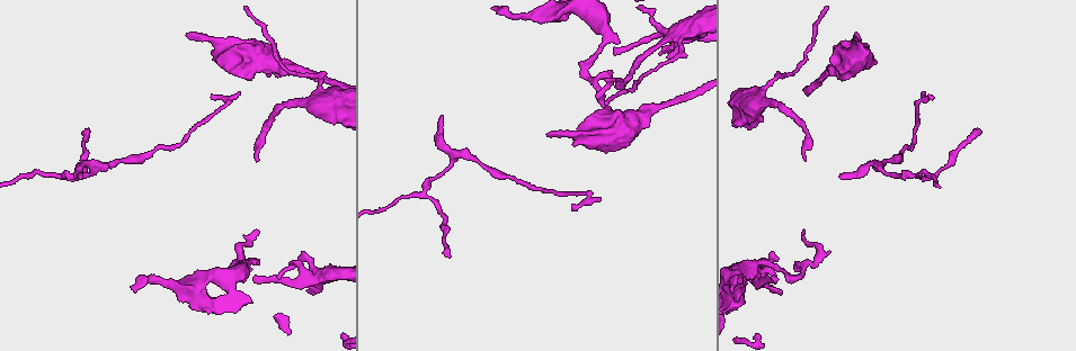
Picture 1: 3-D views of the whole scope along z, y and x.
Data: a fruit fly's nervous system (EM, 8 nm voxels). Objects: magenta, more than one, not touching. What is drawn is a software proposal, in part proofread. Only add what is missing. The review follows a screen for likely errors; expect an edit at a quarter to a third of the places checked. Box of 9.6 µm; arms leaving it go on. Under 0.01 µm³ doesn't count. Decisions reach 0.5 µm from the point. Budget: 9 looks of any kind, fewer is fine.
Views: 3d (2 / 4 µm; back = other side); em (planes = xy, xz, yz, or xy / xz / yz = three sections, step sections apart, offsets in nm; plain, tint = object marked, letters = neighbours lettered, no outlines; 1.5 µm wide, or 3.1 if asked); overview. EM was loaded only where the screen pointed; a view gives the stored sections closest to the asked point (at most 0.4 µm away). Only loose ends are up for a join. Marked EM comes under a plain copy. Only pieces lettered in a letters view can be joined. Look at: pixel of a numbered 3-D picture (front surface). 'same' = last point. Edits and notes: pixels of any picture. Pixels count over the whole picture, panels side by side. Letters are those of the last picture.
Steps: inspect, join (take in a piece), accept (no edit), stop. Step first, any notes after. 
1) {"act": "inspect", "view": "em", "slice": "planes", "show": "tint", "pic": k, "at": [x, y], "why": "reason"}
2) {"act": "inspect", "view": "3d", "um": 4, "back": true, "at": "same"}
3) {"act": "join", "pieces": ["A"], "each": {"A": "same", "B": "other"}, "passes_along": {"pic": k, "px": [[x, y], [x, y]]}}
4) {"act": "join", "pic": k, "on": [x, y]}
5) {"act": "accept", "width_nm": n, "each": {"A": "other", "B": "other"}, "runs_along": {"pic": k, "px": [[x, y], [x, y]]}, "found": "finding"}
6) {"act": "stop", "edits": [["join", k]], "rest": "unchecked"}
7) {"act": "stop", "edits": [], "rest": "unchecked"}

{"act": "inspect", "view": "3d", "um": 4, "pic": 1, "at": [309, 293], "why": "free end"}

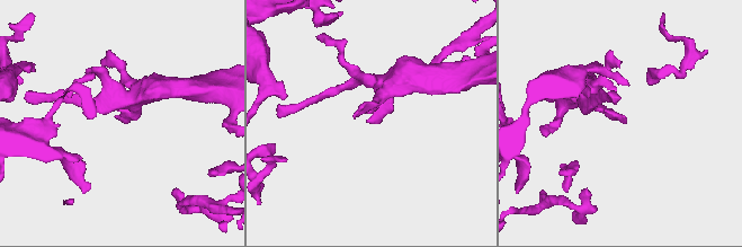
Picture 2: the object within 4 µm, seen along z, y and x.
{"act": "inspect", "view": "em", "slice": "xz", "step": 4, "show": "tint", "pic": 2, "at": [625, 117], "why": "need the tissue"}

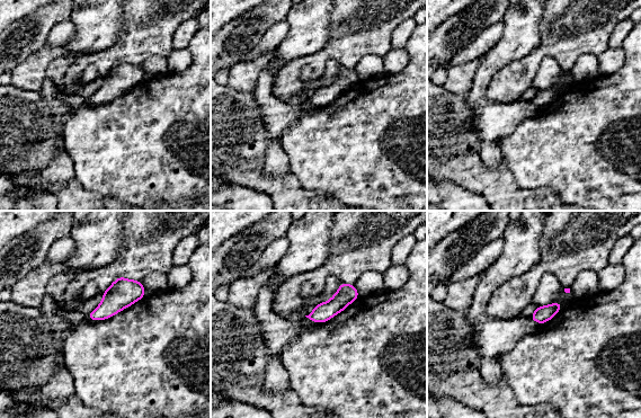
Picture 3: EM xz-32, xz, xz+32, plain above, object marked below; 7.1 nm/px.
{"act": "inspect", "view": "em", "slice": "planes", "show": "letters", "at": "same", "why": "cut it another way"}

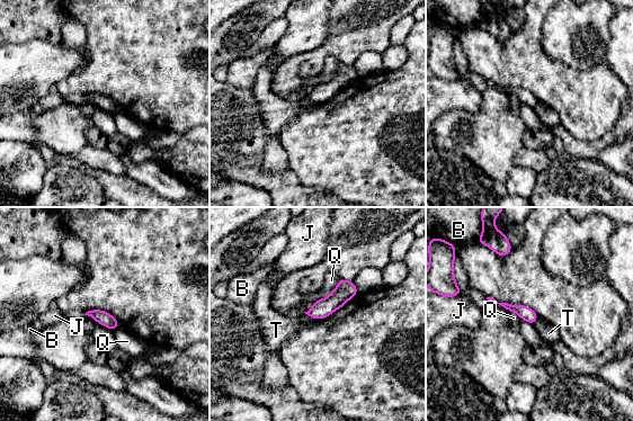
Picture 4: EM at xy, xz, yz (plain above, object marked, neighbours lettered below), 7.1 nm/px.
{"act": "accept", "longest_contact_nm": ["Q", 260], "each": {"B": "other", "J": "other", "Q": "other", "T": "other"}, "runs_along": {"pic": 4, "px": [[350, 284], [330, 304], [311, 313]]}, "found": "none of them fits"}

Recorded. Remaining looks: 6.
{"act": "inspect", "view": "3d", "um": 2, "pic": 1, "at": [856, 32], "why": "branch stops here"}

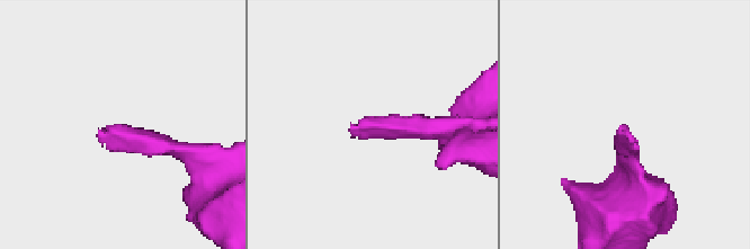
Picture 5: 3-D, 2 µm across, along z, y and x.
{"act": "inspect", "view": "em", "slice": "xz", "step": 4, "show": "letters", "pic": 5, "at": [98, 128], "why": "need the tissue"}

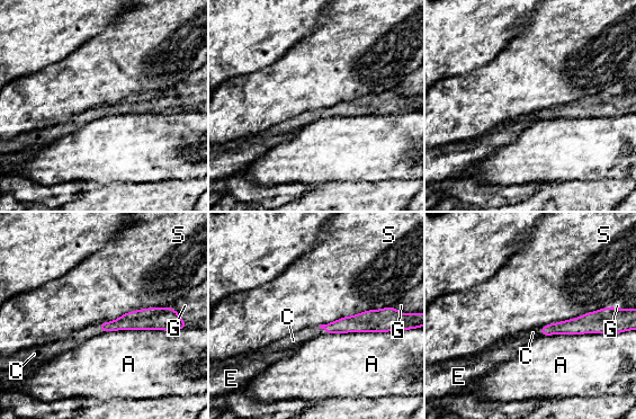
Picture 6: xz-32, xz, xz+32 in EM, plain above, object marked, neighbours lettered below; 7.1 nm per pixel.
{"act": "join", "pieces": ["C"], "each": {"A": "other", "C": "same", "E": "other", "G": "other", "S": "other"}, "passes_along": {"pic": 6, "px": [[356, 323], [322, 328], [293, 340]]}, "found": "it goes on there"}

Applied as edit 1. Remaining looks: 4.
{"act": "inspect", "view": "overview", "why": "redraw"}

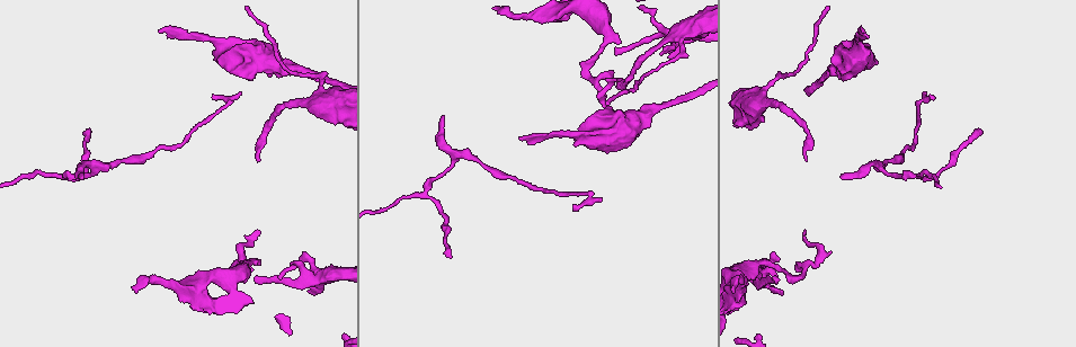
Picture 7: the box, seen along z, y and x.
{"act": "inspect", "view": "3d", "um": 2, "pic": 7, "at": [626, 144], "why": "branch stops here"}

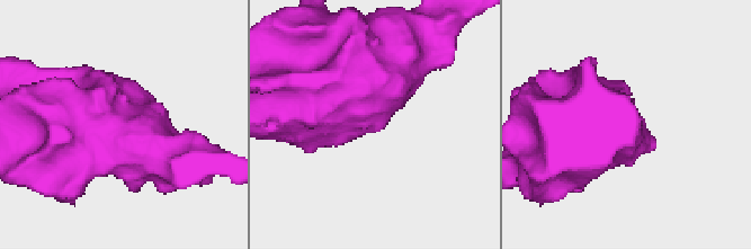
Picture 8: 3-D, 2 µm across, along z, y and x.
{"act": "inspect", "view": "em", "slice": "planes", "show": "letters", "pic": 8, "at": [376, 128]}

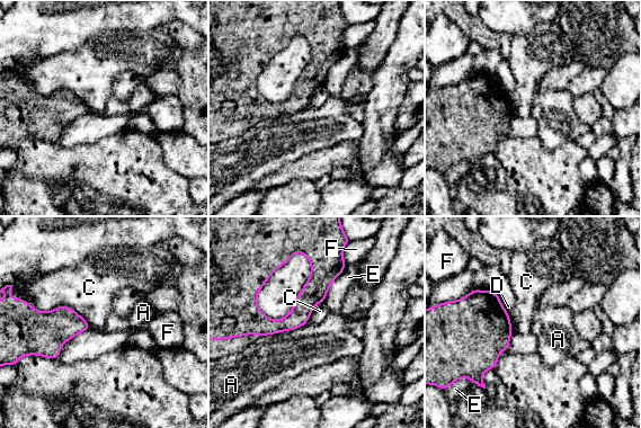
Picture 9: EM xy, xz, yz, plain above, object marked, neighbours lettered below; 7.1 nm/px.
{"act": "accept", "each": {"A": "other", "C": "other", "D": "other", "E": "other", "F": "other"}, "border": {"pic": 9, "px": [[305, 322], [293, 329], [261, 336]]}, "found": "none of them fits"}

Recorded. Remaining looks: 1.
{"act": "stop", "edits": [["join", 6]], "rest": "unchecked"}

